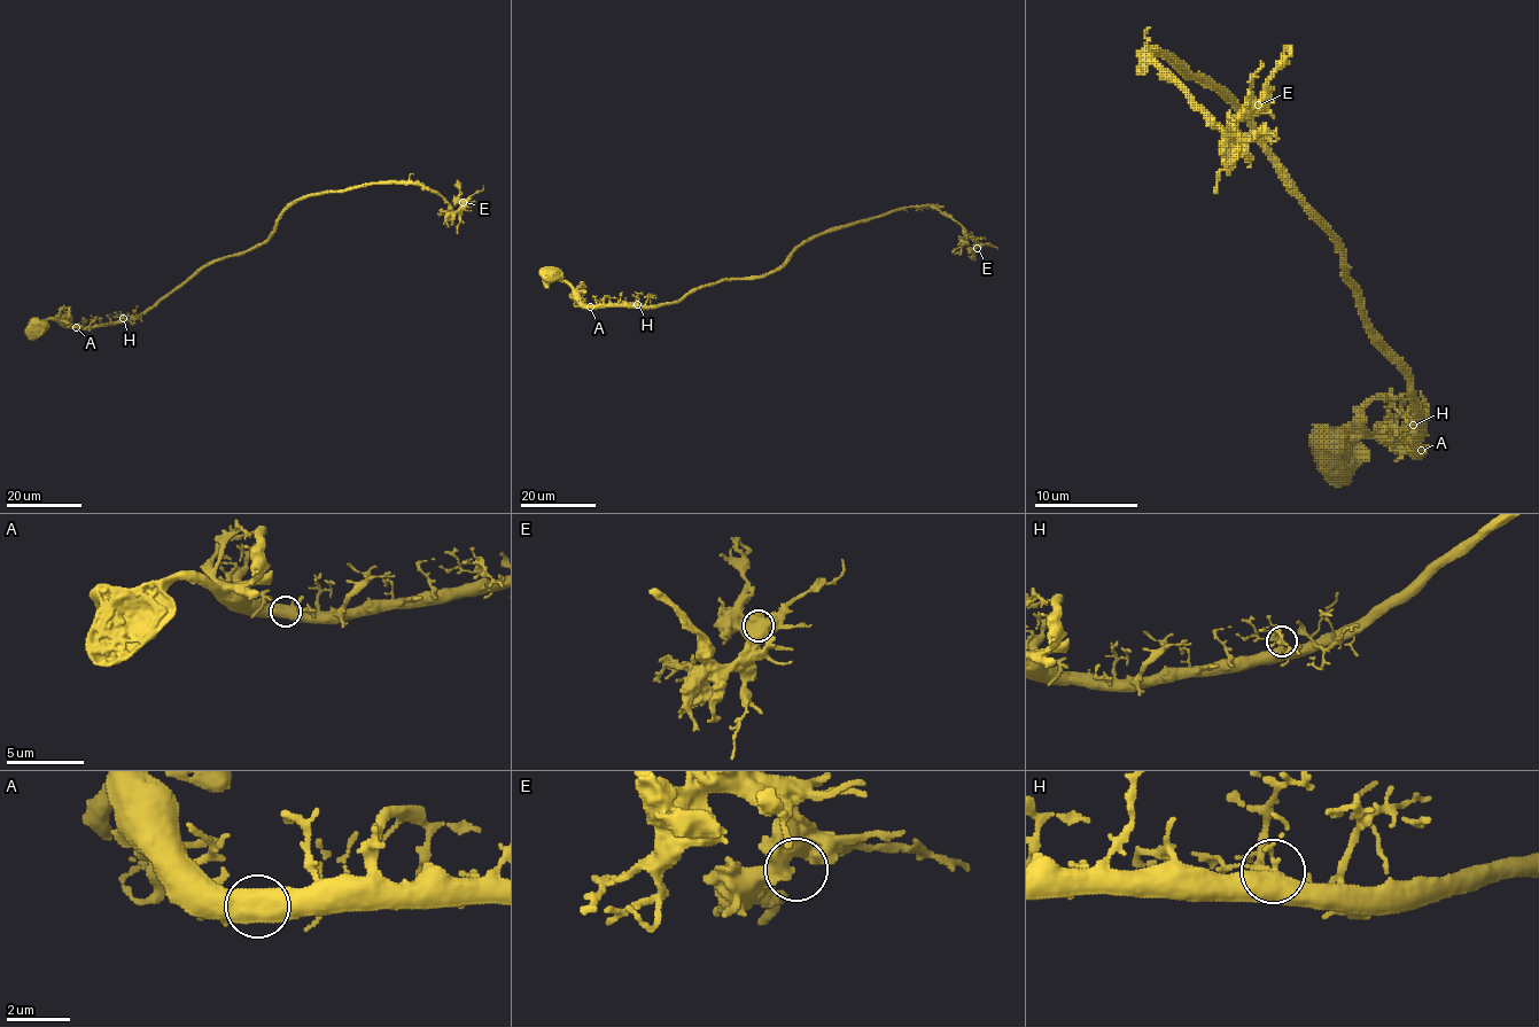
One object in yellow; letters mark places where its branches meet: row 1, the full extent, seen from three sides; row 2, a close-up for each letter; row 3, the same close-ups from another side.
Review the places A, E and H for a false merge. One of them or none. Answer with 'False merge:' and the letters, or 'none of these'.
False merge: none of these

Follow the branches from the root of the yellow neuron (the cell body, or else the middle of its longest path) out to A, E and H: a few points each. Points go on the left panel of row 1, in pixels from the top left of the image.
A: (36, 328), (48, 319), (63, 320), (76, 327)
E: (36, 328), (138, 318), (203, 267), (259, 247), (310, 196), (410, 183), (453, 211), (463, 202)
H: (36, 328), (48, 319), (63, 320), (71, 327), (99, 327), (116, 324), (123, 318)

